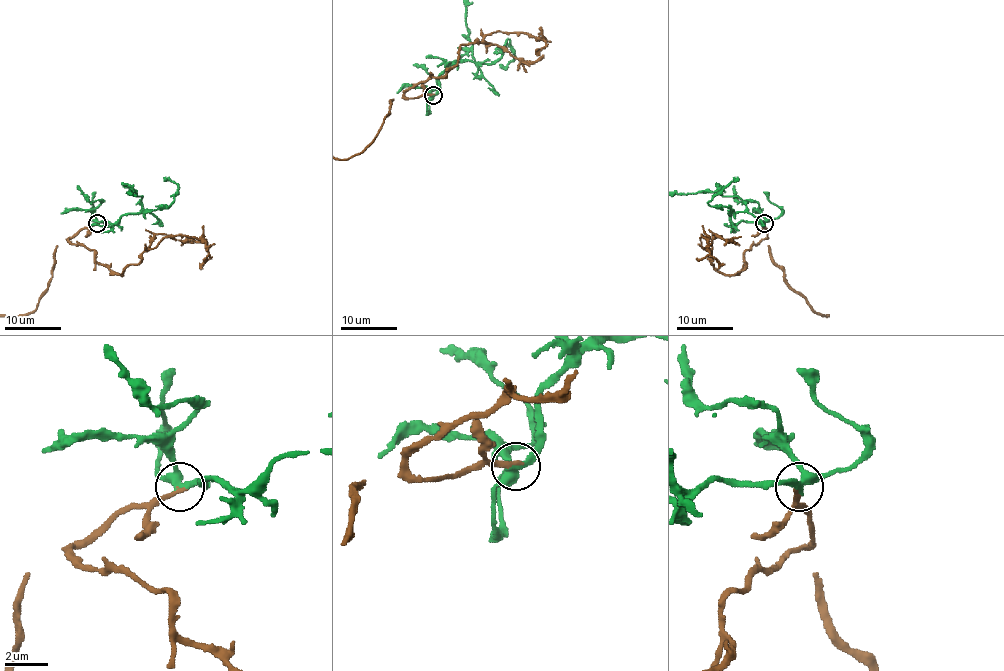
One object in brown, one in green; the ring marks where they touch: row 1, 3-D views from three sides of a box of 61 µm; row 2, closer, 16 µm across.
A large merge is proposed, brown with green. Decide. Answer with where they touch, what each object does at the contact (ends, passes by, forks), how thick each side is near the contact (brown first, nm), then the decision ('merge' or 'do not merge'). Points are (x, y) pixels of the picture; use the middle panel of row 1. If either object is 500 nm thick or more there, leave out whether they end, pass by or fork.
at (433, 95); brown ends there; green forks there; 240 nm thick on the brown side, 320 nm on the other; merge

